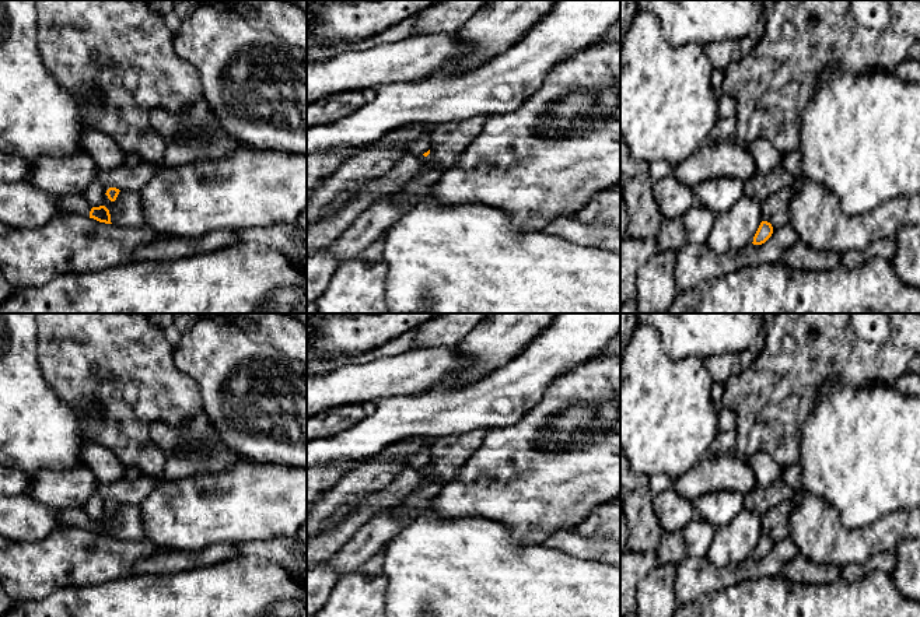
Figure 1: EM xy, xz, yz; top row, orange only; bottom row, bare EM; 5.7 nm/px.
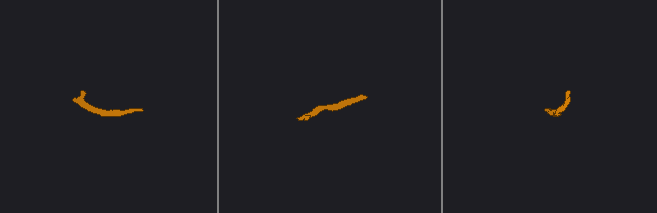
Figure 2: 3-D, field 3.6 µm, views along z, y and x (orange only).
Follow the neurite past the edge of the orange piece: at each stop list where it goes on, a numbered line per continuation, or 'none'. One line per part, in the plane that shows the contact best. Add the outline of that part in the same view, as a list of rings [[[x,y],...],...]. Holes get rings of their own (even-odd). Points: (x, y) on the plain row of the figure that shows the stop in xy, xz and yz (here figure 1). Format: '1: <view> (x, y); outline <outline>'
1: xy (72, 516); outline [[[64,508],[60,509],[60,518],[66,526],[77,526],[90,530],[91,519],[83,508]]]

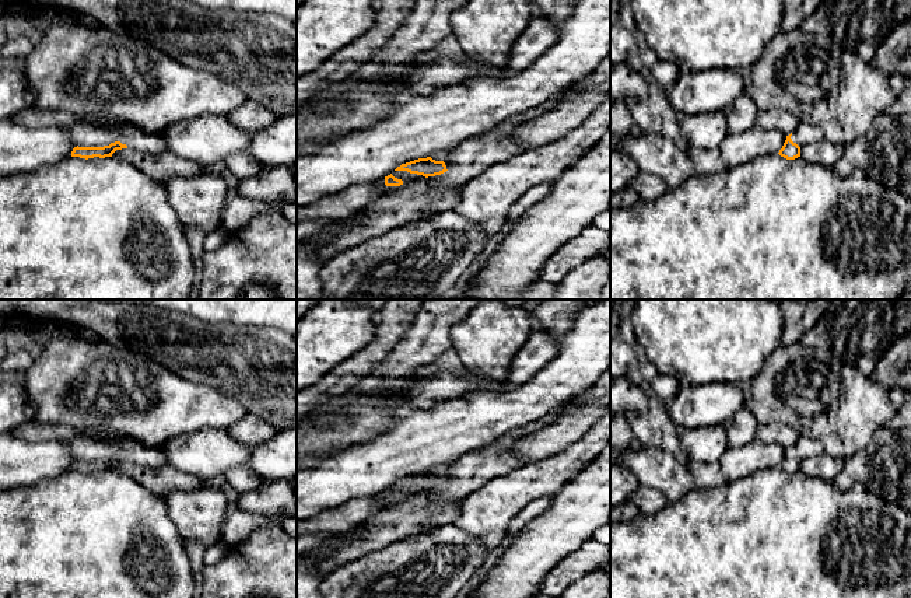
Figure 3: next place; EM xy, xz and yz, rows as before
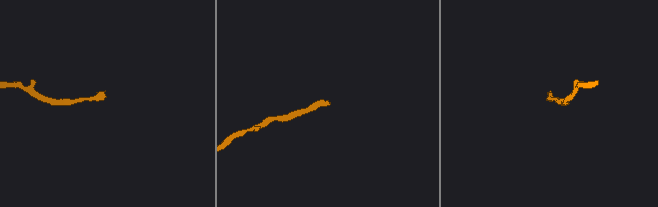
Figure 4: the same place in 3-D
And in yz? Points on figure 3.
none

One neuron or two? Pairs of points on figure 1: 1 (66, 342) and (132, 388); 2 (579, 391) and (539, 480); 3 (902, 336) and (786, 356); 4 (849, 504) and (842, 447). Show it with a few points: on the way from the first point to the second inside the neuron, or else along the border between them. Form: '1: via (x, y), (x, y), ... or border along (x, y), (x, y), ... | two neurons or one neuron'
1: via (83, 342), (115, 371) | one neuron
2: via (553, 406), (525, 440), (531, 455) | one neuron
3: via (873, 356), (815, 356) | one neuron
4: via (849, 490), (849, 461) | one neuron

